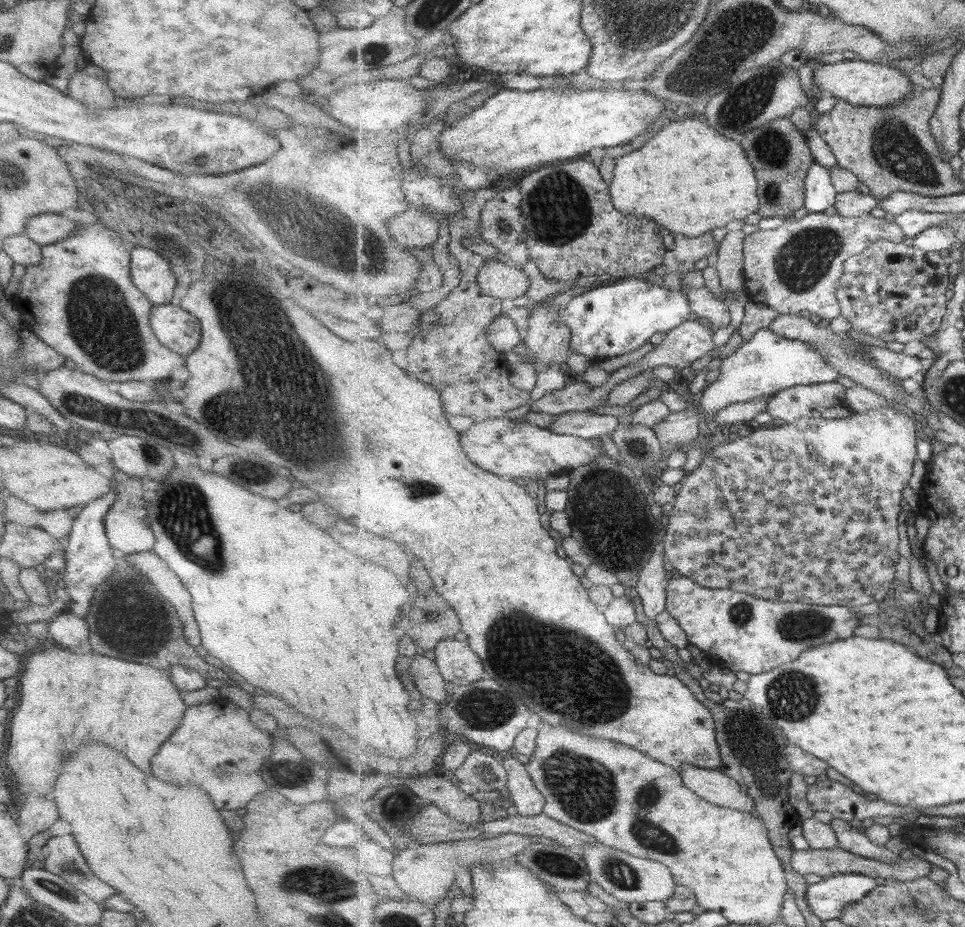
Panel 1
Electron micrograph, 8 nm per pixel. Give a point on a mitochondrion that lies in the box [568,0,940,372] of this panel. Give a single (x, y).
(739, 32)

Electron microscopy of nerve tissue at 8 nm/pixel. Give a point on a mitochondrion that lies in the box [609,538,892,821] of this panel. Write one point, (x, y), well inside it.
(793, 696)

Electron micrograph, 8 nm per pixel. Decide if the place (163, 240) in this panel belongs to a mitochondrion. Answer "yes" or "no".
no

